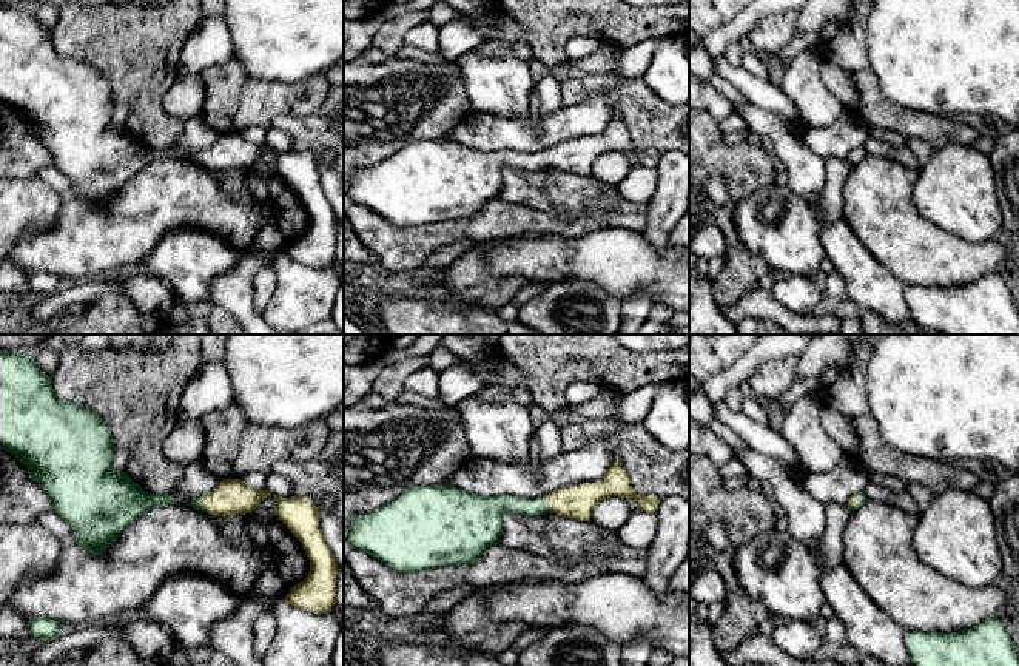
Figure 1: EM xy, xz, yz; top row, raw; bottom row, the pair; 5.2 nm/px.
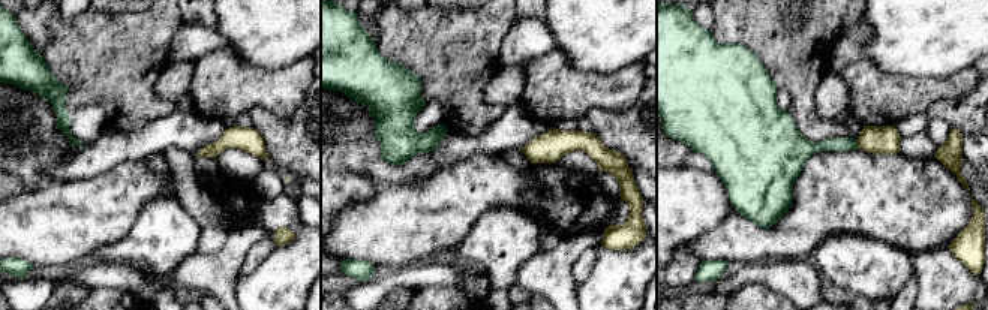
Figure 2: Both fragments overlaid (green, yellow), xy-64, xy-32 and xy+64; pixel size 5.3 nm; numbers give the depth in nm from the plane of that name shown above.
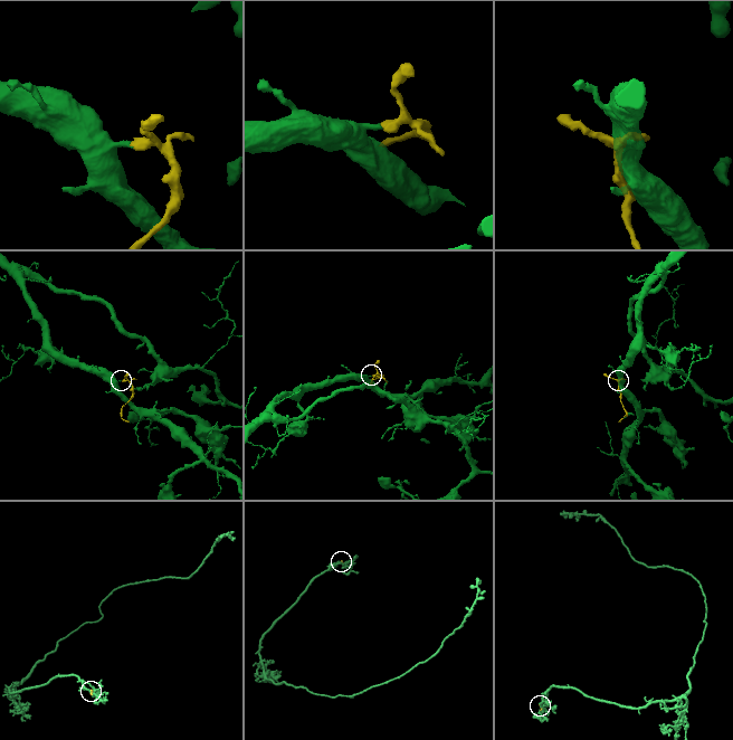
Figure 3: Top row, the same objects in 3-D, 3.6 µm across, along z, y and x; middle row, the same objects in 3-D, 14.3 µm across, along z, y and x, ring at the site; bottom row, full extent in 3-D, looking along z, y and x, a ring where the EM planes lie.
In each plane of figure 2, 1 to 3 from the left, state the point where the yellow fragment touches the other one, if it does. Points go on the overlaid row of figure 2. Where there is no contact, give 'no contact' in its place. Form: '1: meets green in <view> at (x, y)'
1: no contact
2: no contact
3: meets green in xy+64 at (855, 144)

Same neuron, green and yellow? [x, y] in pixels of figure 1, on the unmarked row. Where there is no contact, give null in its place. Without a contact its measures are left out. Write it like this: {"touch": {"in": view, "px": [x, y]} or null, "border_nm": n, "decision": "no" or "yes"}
{"touch": {"in": "xy", "px": [202, 161]}, "border_nm": 100, "decision": "yes"}

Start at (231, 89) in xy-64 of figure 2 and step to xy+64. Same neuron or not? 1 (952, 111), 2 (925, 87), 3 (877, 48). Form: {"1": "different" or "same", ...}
{"1": "different", "2": "same", "3": "different"}

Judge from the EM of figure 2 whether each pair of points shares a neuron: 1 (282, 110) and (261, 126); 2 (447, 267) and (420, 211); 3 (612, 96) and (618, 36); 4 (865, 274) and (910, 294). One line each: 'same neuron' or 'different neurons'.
1: different neurons
2: different neurons
3: different neurons
4: different neurons

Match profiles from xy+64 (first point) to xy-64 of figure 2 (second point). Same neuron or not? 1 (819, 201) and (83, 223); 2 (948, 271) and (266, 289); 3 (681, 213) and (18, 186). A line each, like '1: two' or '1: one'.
1: one
2: one
3: one

